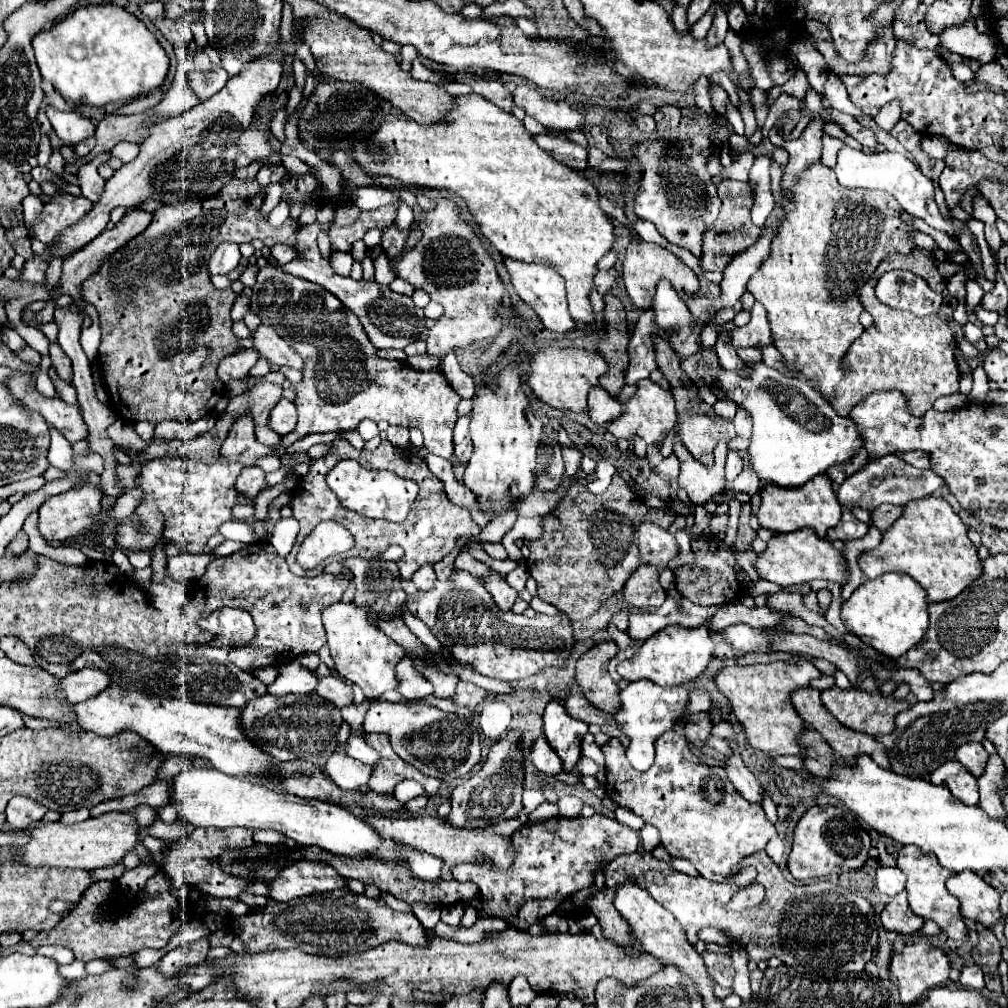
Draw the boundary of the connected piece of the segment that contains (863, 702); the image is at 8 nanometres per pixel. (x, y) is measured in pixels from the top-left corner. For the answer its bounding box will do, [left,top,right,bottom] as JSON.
[821,687,909,735]

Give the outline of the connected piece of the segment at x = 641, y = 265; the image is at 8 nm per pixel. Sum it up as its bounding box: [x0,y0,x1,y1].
[621,241,699,309]

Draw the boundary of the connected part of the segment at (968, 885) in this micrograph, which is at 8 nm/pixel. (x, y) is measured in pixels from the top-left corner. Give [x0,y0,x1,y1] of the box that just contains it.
[947,871,999,927]

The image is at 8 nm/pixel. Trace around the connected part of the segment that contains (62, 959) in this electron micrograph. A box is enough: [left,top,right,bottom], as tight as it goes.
[37,946,75,965]

